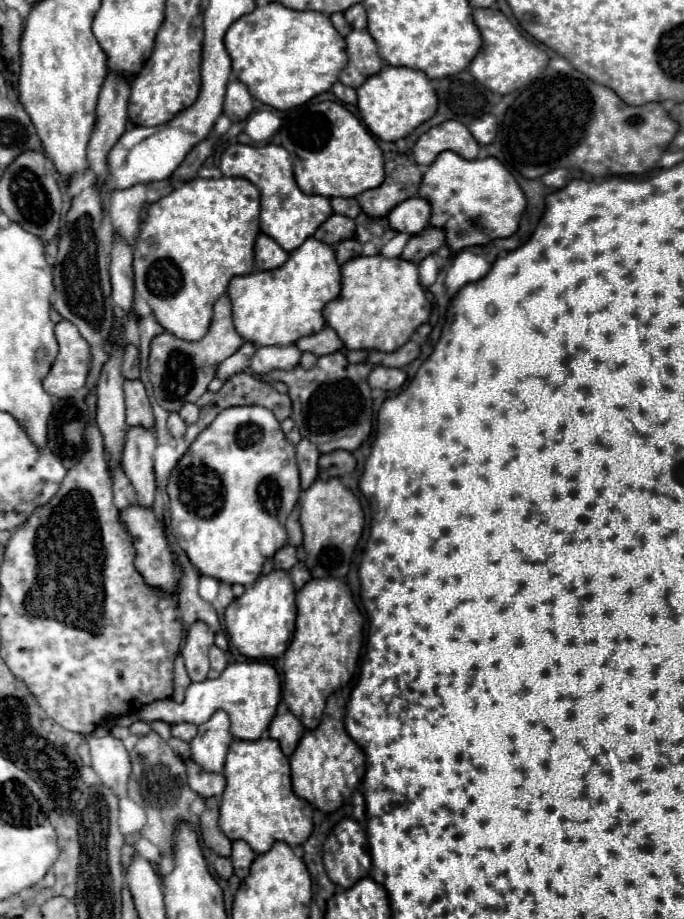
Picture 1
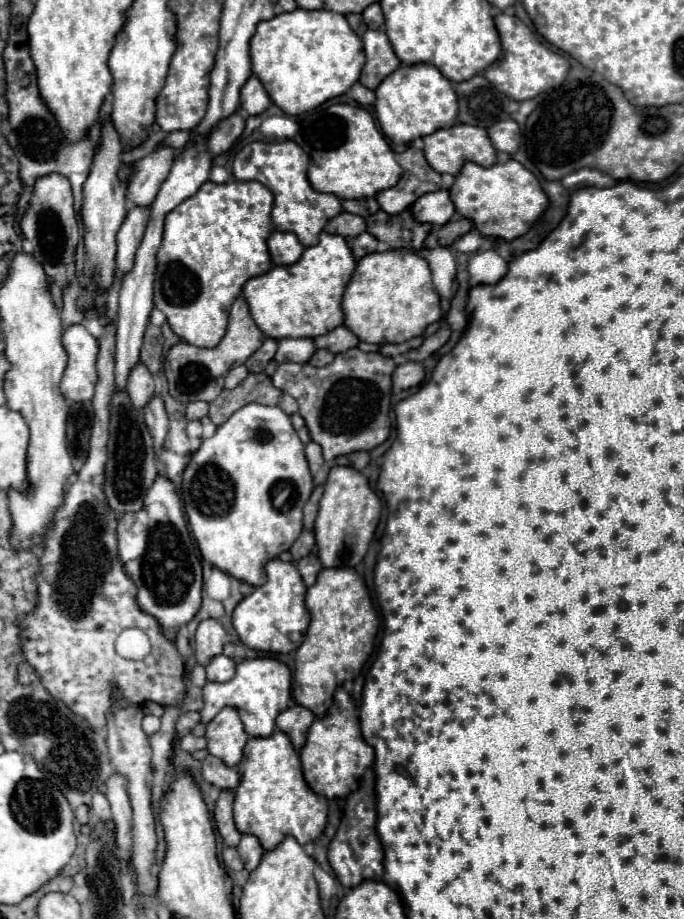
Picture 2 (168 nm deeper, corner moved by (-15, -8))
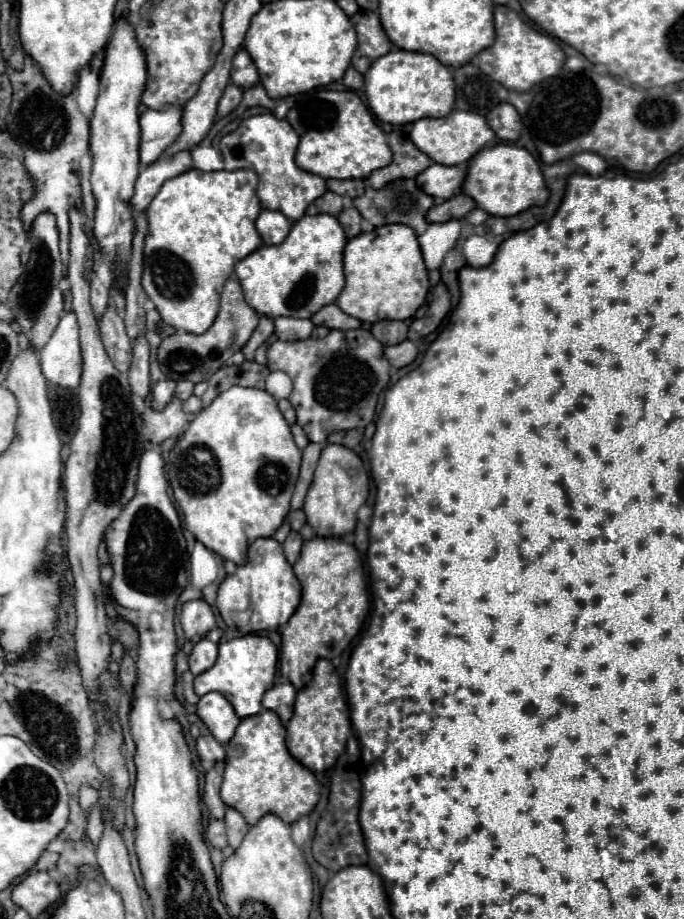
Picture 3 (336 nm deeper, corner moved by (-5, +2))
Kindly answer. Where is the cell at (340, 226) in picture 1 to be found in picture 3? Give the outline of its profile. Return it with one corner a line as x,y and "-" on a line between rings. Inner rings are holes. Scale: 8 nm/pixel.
325,191
325,193
315,201
315,203
308,207
306,214
311,216
316,215
317,213
339,215
339,211
343,209
343,205
345,205
345,201
343,201
341,195
333,193
333,191

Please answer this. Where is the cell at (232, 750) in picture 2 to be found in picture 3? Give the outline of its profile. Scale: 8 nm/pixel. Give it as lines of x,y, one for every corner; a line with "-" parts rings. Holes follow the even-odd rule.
215,691
201,697
197,705
197,715
203,719
203,723
213,733
213,737
221,743
227,743
233,737
241,721
235,709
231,707
231,703
221,693

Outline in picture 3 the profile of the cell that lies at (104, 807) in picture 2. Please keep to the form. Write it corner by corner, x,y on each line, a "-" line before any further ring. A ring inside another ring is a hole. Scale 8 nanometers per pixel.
93,811
93,813
89,815
87,837
89,837
89,841
91,841
93,845
97,845
97,843
99,843
99,839
101,839
101,833
103,833
103,823
101,823
101,815
99,815
99,811

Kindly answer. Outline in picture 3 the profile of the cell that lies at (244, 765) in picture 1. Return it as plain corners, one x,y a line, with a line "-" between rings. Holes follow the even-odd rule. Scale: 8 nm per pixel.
261,709
253,717
243,717
225,751
221,799
225,805
235,807
249,825
255,825
265,813
277,813
285,823
293,823
317,805
319,781
313,771
289,755
285,747
285,727
277,713

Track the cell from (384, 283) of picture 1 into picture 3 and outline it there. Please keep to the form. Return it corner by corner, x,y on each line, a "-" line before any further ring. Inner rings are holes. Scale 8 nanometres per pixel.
383,225
371,233
361,233
345,245
343,251
345,289
337,305
359,321
377,323
379,319
409,319
425,303
429,275
423,263
417,235
407,225

